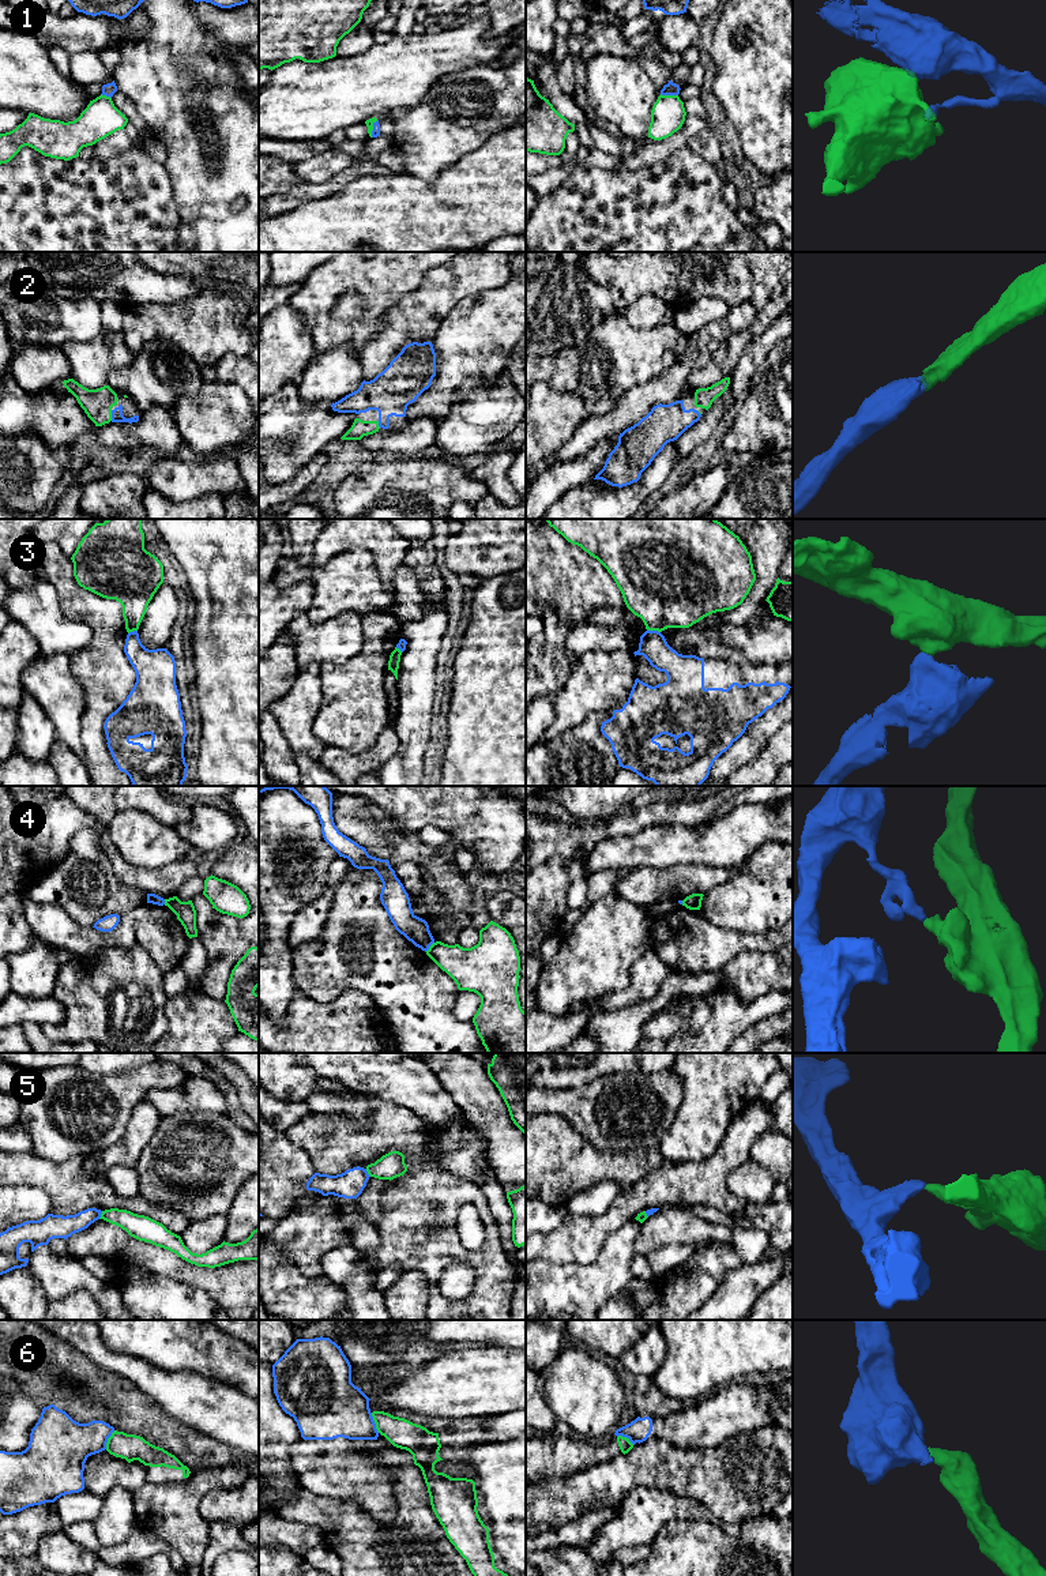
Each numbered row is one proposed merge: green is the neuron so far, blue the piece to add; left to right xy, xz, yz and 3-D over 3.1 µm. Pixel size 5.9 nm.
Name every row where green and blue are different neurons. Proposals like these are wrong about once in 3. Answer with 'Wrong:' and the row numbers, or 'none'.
Wrong: 1, 3, 4, 5, 6

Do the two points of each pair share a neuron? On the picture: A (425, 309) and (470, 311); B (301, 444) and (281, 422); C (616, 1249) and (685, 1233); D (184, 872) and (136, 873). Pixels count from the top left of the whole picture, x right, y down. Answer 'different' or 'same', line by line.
A: different
B: same
C: different
D: same

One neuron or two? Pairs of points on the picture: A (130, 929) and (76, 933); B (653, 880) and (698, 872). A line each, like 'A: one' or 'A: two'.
A: one
B: one

